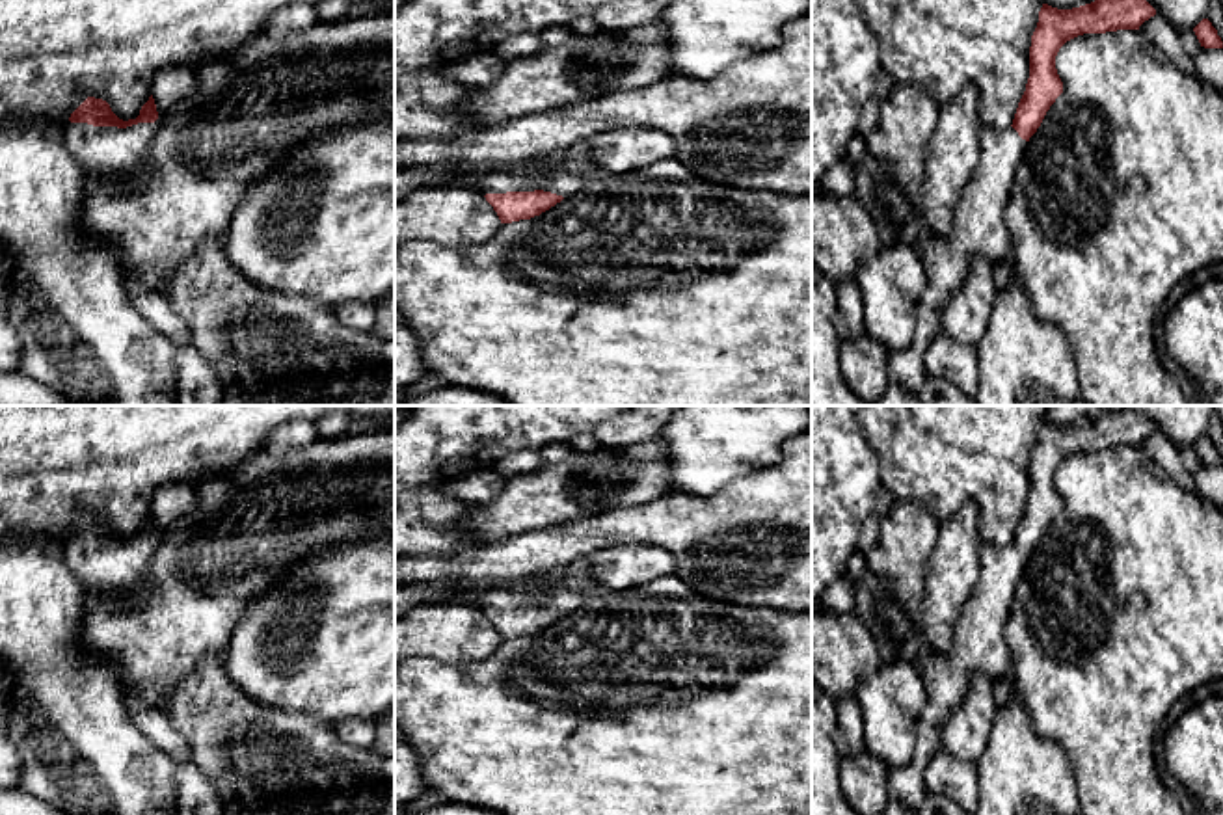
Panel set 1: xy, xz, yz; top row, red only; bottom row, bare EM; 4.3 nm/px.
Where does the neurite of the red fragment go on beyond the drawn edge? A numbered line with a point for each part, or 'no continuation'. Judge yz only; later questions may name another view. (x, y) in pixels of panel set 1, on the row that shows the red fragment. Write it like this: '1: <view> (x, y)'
1: yz (980, 231)

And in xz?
1: xz (522, 175)

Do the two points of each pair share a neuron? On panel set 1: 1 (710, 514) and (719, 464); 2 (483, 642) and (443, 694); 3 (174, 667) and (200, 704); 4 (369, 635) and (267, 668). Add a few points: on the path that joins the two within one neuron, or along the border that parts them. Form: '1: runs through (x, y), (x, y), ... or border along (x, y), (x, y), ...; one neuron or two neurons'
1: border along (752, 473), (712, 494), (671, 494); two neurons
2: border along (501, 641), (477, 661), (425, 659); two neurons
3: border along (222, 661), (203, 655), (164, 711); two neurons
4: runs through (343, 635), (308, 642), (293, 650); one neuron

